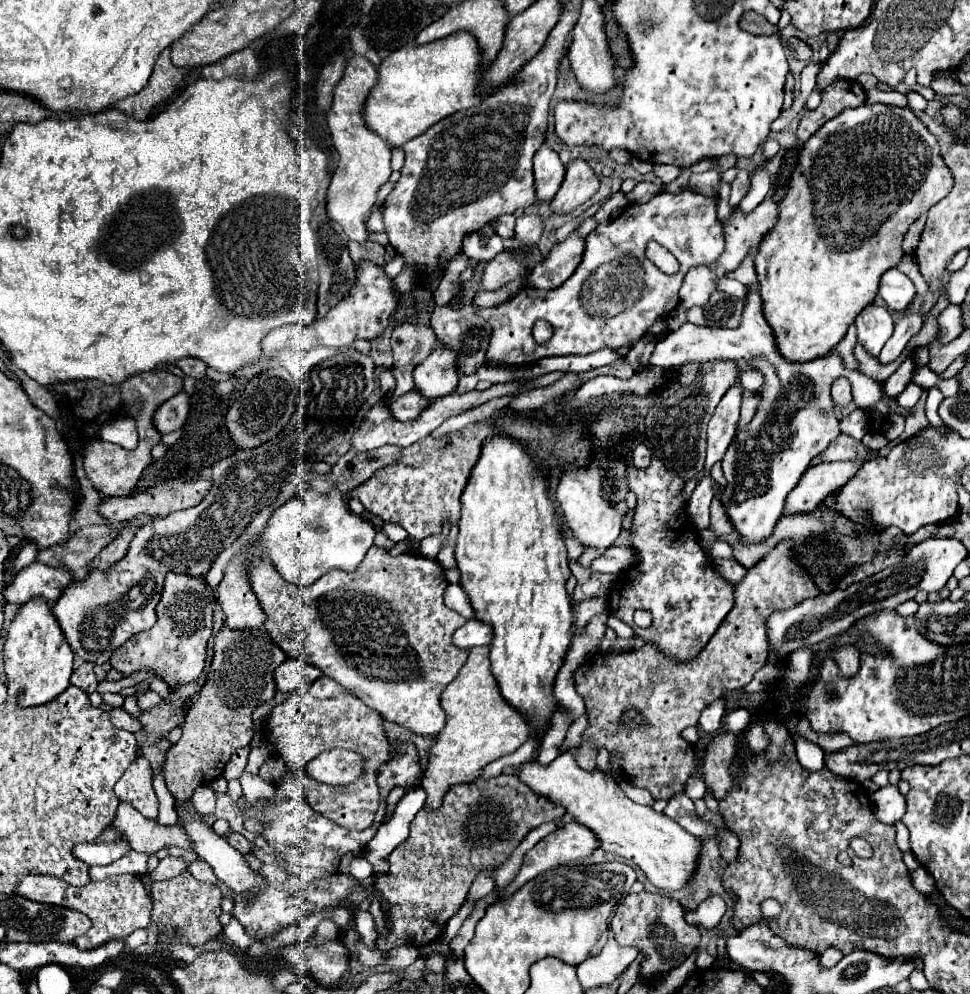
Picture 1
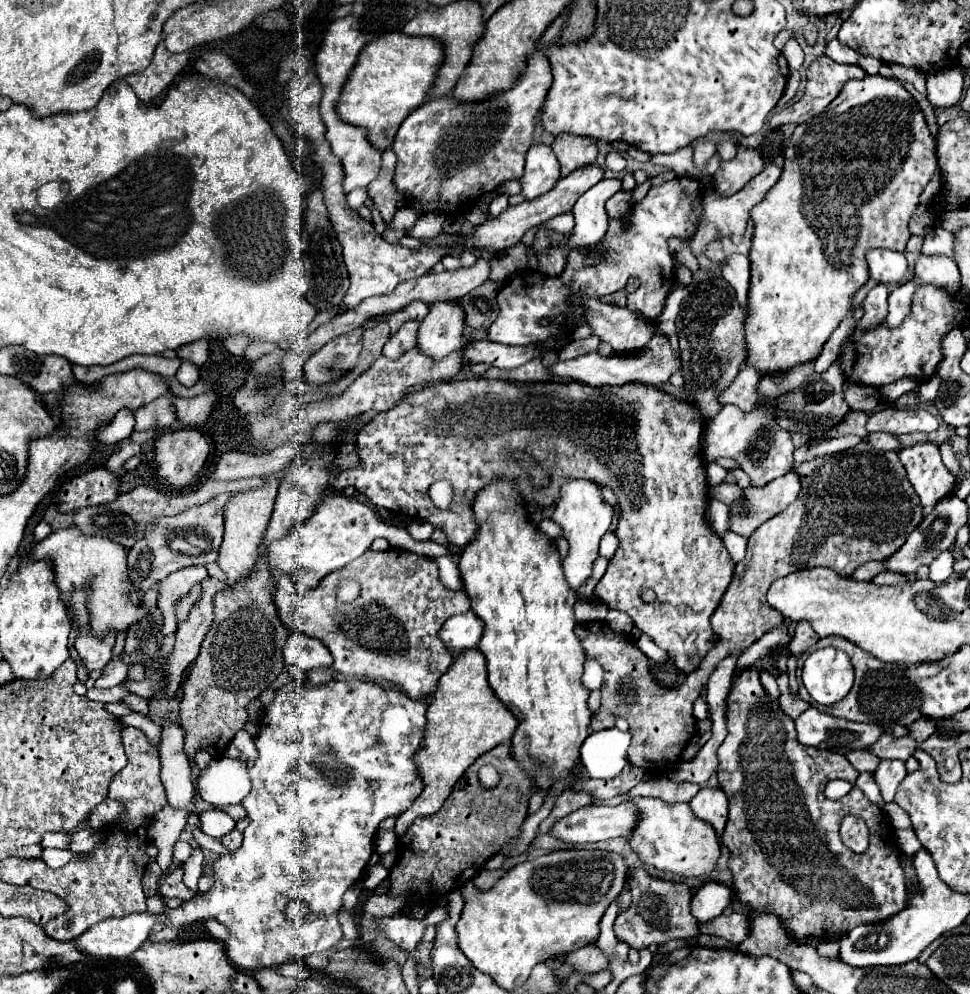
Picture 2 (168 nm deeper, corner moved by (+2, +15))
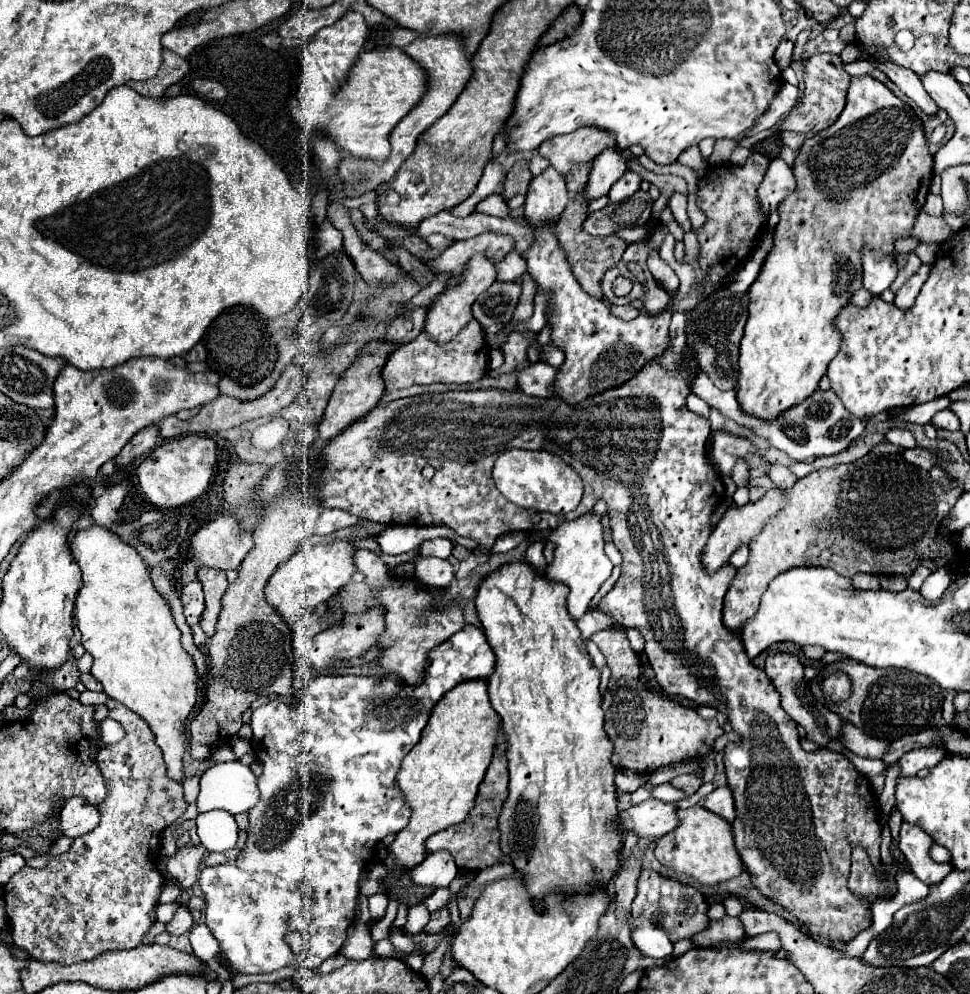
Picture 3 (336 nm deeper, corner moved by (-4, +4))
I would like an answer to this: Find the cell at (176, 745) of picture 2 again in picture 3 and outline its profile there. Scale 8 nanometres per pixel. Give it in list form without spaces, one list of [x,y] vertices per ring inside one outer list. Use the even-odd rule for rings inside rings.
[[[92,526],[76,532],[70,542],[70,552],[82,570],[82,588],[76,594],[74,616],[82,632],[82,646],[92,654],[92,676],[102,682],[104,692],[122,702],[128,710],[138,712],[152,728],[158,746],[164,752],[168,776],[176,782],[184,780],[184,752],[186,752],[186,716],[196,704],[196,666],[192,656],[180,644],[180,630],[174,622],[166,600],[156,592],[146,564],[140,554],[124,544],[116,534],[104,526]]]

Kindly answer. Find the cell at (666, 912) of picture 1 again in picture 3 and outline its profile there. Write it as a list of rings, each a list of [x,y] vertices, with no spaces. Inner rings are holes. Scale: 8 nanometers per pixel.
[[[654,870],[640,872],[636,902],[632,902],[632,914],[646,916],[648,920],[654,920],[654,924],[658,924],[658,928],[662,928],[670,936],[670,940],[678,942],[680,938],[692,938],[698,932],[702,932],[710,924],[706,910],[708,910],[708,904],[696,888],[684,886],[676,880],[662,878]]]

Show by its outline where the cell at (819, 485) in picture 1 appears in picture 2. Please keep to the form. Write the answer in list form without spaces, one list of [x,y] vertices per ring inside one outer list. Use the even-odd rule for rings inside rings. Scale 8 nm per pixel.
[[[790,471],[764,487],[744,489],[740,501],[730,507],[728,529],[738,535],[750,535],[770,517],[786,509],[800,493],[800,479]]]

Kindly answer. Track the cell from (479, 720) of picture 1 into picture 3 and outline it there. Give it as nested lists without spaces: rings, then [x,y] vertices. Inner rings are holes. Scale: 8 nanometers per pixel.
[[[484,680],[458,684],[458,688],[446,692],[446,696],[434,706],[434,712],[422,730],[422,740],[402,760],[402,768],[398,772],[398,786],[412,808],[412,816],[410,824],[398,832],[396,840],[388,846],[388,866],[398,864],[412,868],[420,864],[426,858],[426,838],[460,824],[468,816],[474,806],[478,784],[492,760],[500,732],[502,720],[490,706]]]

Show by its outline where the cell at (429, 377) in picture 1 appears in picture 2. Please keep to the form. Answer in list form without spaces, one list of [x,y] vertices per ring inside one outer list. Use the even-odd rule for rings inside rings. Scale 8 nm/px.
[[[436,301],[418,329],[418,347],[432,359],[442,359],[464,343],[464,309],[458,301]]]

